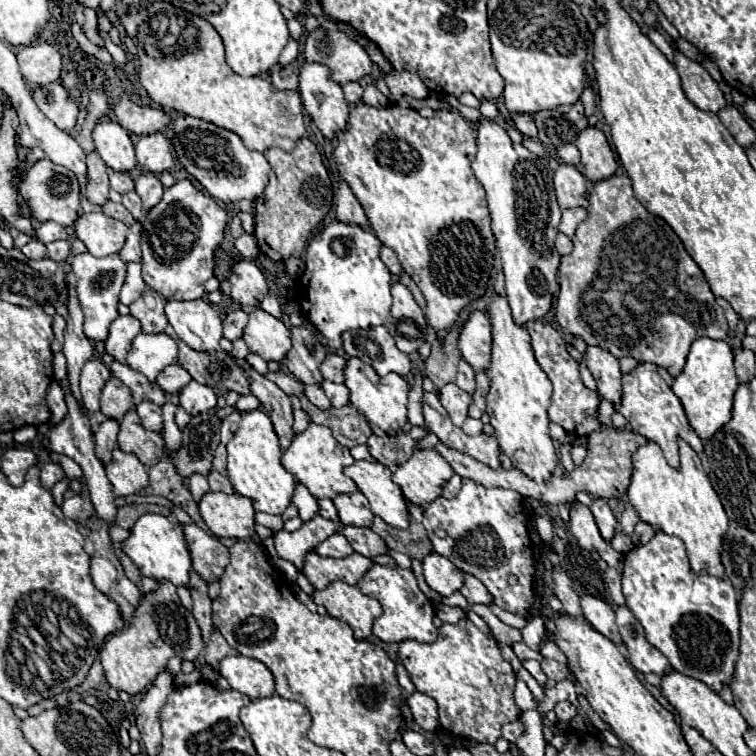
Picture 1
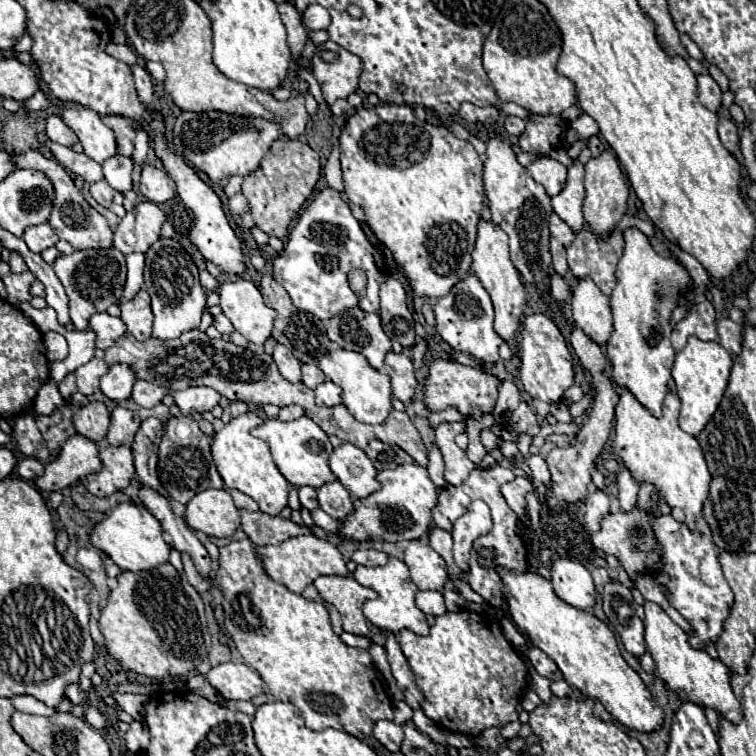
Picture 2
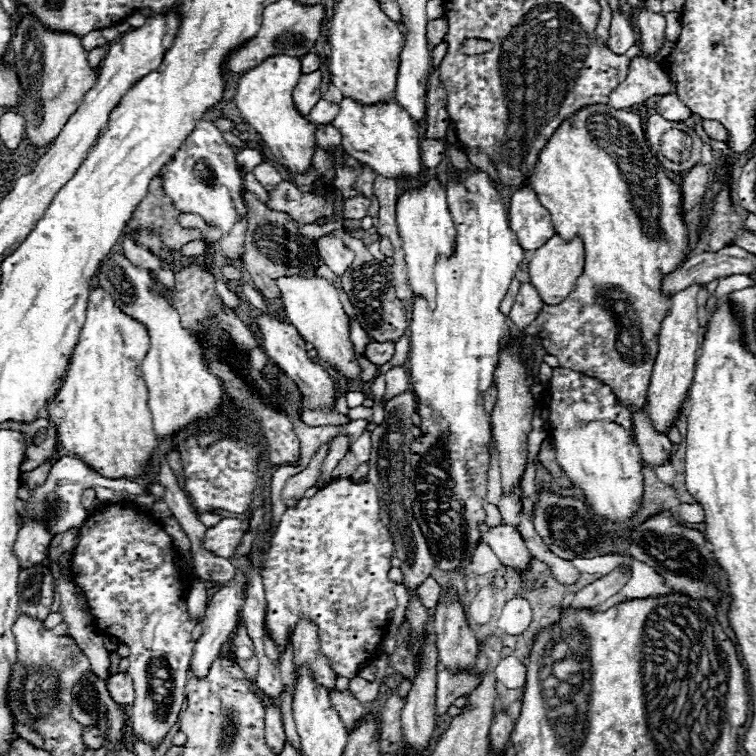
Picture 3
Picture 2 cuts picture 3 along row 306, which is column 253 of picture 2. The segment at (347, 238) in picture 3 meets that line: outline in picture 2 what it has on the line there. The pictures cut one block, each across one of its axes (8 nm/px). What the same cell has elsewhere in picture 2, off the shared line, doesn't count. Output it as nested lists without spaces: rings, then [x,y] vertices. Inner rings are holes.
[[[188,330],[174,340],[150,338],[148,342],[138,342],[130,332],[126,332],[112,348],[106,350],[104,362],[106,364],[114,364],[114,362],[130,364],[136,370],[140,380],[148,380],[158,386],[166,386],[168,390],[184,390],[190,386],[210,386],[216,392],[220,392],[224,398],[228,398],[230,402],[242,400],[242,402],[256,404],[256,406],[276,404],[280,408],[298,404],[306,410],[306,416],[312,418],[326,434],[336,434],[342,442],[350,442],[358,448],[366,448],[366,444],[372,438],[376,438],[386,444],[400,446],[416,460],[416,464],[420,464],[420,466],[428,464],[428,450],[420,438],[420,432],[416,430],[416,426],[412,424],[412,420],[408,418],[406,412],[392,410],[384,424],[376,424],[376,426],[362,424],[348,412],[348,408],[344,404],[338,404],[332,408],[318,406],[314,402],[314,390],[310,390],[306,384],[292,384],[286,378],[282,378],[272,356],[254,354],[252,350],[244,350],[244,348],[232,344],[230,340],[208,338],[200,330]]]

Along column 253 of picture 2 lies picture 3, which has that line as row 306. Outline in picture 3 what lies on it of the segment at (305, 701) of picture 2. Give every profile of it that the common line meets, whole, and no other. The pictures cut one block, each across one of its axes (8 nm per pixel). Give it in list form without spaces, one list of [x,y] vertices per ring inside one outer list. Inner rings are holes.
[[[592,104],[588,108],[580,108],[580,112],[574,112],[572,118],[564,120],[560,124],[560,128],[552,134],[552,138],[548,140],[548,144],[540,150],[536,168],[532,170],[532,176],[528,178],[528,186],[536,192],[538,200],[542,202],[542,206],[550,212],[554,230],[558,236],[562,236],[564,240],[572,240],[574,236],[580,236],[584,240],[584,272],[582,276],[576,280],[574,290],[568,294],[568,298],[564,298],[560,304],[550,306],[544,304],[540,314],[536,316],[536,324],[538,324],[538,340],[542,344],[542,348],[546,350],[546,354],[556,356],[558,358],[558,366],[560,368],[570,368],[576,372],[582,372],[586,376],[598,378],[600,382],[604,382],[606,386],[612,388],[612,392],[626,404],[626,406],[636,406],[636,408],[644,408],[646,404],[646,392],[648,392],[648,384],[650,384],[650,374],[654,368],[654,360],[658,354],[658,332],[660,332],[660,322],[664,320],[666,312],[668,312],[668,300],[670,296],[664,296],[660,292],[660,282],[662,276],[672,272],[674,268],[678,268],[684,260],[684,256],[690,252],[688,250],[688,230],[684,226],[684,220],[680,218],[680,186],[676,186],[664,172],[662,164],[658,162],[658,158],[652,154],[648,140],[644,136],[642,130],[642,120],[638,114],[634,112],[626,112],[626,110],[616,110],[608,104]]]

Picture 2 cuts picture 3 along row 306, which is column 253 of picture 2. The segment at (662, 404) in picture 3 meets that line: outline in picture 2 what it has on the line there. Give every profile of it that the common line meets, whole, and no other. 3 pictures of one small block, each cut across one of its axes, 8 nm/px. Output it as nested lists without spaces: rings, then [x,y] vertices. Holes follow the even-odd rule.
[[[240,662],[214,666],[206,678],[226,700],[250,700],[264,692],[264,682],[256,670]]]

